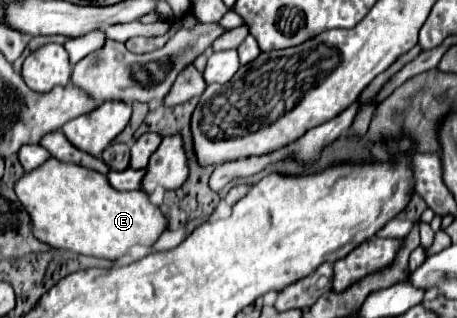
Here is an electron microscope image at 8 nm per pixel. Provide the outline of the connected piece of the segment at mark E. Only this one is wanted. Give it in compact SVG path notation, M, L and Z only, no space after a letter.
M56 158L48 160L36 172L26 172L16 182L16 194L24 208L28 208L40 242L84 256L118 260L132 246L152 246L168 230L168 218L160 206L150 202L148 192L118 192L104 174L84 166L64 164Z

